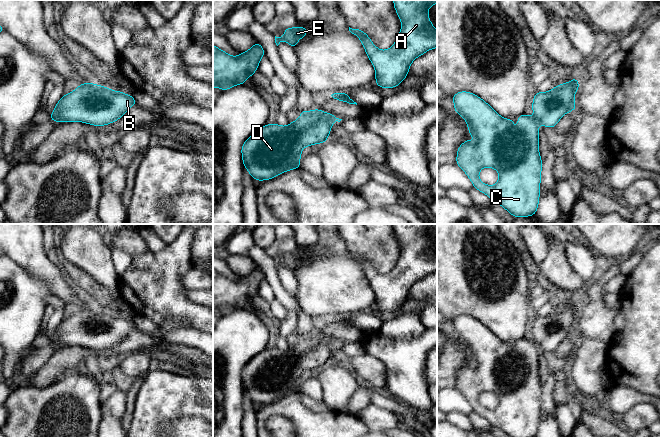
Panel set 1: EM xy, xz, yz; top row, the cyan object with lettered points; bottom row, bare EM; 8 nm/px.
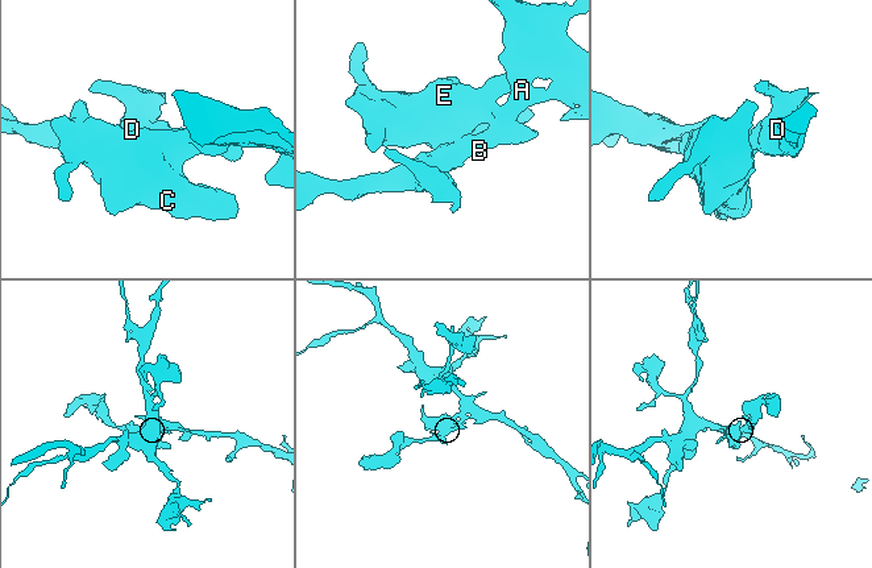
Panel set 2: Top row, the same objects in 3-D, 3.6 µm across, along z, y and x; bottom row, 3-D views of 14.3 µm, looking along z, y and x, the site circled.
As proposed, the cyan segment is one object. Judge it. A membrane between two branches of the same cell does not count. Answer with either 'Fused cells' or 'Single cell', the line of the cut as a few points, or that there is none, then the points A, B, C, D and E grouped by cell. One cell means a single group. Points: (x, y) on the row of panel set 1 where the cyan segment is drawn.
Single cell. No split. Groups: A B C D E

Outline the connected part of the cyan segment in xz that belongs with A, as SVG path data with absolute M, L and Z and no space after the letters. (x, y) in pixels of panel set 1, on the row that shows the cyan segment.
M393 0L401 20L401 30L395 43L387 50L377 48L362 30L349 27L349 31L361 40L375 68L378 87L387 89L399 86L407 77L412 62L437 48L437 31L428 15L428 9L436 3L437 0Z

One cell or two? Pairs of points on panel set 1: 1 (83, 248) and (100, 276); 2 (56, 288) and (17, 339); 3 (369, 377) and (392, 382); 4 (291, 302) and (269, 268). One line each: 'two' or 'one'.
1: one
2: two
3: two
4: one

